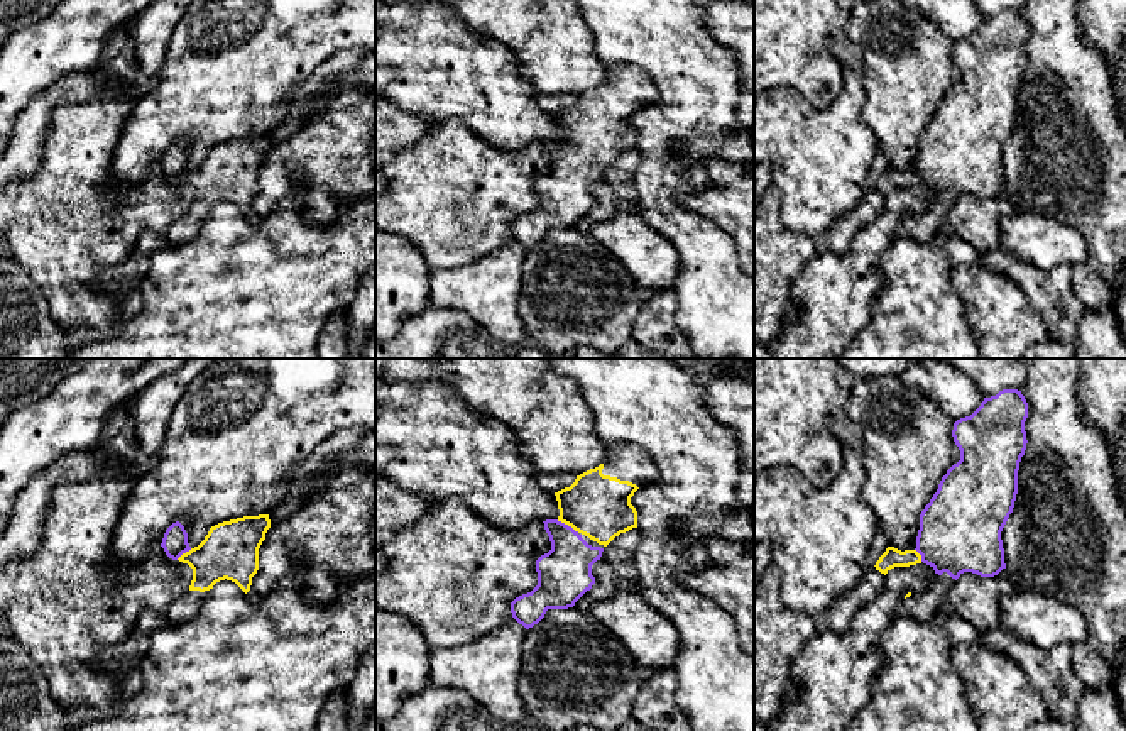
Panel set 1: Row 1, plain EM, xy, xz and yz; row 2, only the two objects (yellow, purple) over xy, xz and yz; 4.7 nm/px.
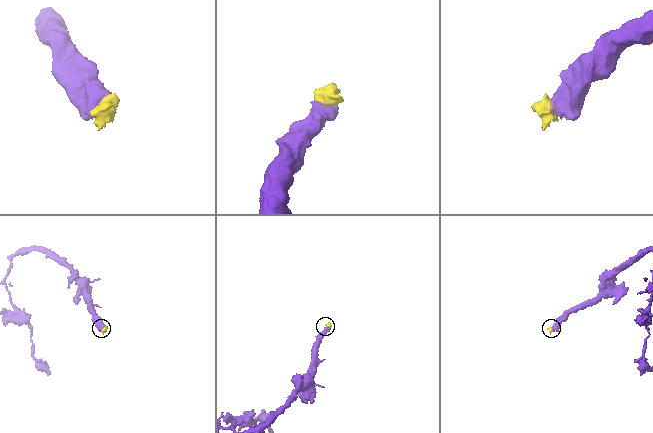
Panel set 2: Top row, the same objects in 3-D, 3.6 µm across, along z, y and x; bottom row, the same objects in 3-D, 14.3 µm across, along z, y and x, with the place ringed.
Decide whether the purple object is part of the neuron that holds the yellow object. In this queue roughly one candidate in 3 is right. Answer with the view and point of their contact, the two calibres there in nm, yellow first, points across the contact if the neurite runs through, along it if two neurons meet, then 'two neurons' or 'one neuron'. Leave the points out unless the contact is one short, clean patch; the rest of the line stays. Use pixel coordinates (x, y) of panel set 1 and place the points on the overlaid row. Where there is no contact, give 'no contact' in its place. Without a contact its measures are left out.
meets yellow in xz at (568, 525); 300 nm thick on the yellow side, 260 nm on the other; runs through xz (599, 506), (587, 506), (568, 525), (565, 572); one neuron

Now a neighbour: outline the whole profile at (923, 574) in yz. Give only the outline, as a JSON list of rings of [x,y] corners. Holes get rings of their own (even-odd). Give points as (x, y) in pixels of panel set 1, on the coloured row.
[[[923,562],[888,570],[877,596],[855,613],[845,631],[818,633],[803,646],[791,668],[798,685],[796,697],[788,701],[781,716],[771,723],[754,721],[754,731],[844,731],[872,697],[871,684],[884,667],[883,633],[896,619],[898,604],[908,592],[928,589],[933,577],[933,567]]]

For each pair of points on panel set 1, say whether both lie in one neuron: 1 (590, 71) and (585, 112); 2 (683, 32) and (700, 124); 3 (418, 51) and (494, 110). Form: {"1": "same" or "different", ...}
{"1": "different", "2": "same", "3": "same"}

